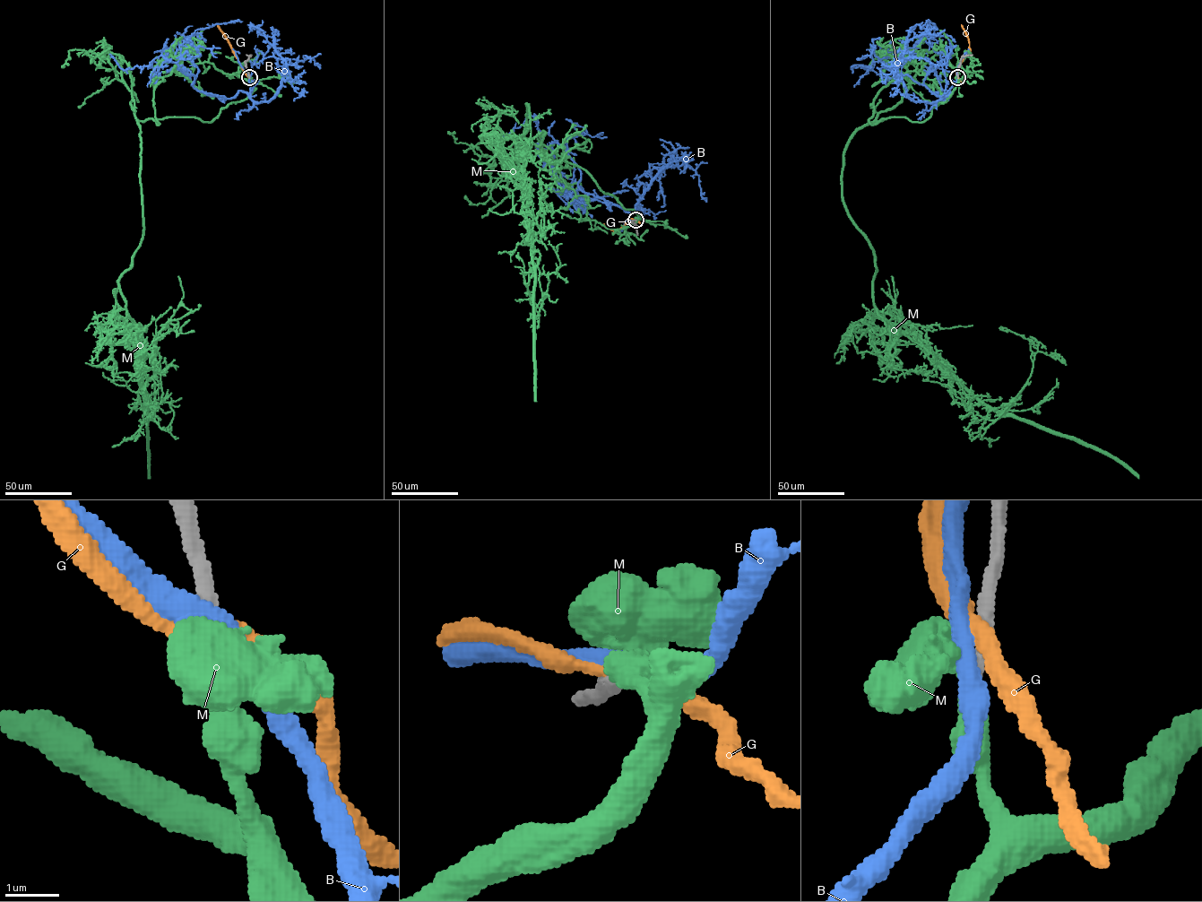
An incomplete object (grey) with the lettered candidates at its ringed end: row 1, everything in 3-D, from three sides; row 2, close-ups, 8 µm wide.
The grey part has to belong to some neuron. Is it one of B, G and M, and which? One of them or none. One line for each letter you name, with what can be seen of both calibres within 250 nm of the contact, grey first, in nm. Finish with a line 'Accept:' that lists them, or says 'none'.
M: 280 nm thick on the grey side, 400 nm on the other
Accept: M

